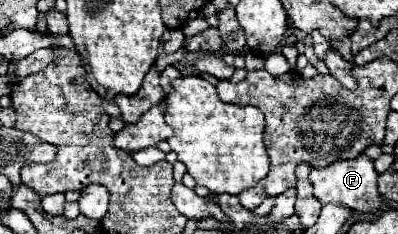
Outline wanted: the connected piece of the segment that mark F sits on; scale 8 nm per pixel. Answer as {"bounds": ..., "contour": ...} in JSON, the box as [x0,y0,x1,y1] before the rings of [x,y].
{"bounds":[310,154,380,212],"contour":[[[360,154],[352,160],[338,160],[324,168],[314,168],[310,172],[310,182],[314,186],[314,196],[322,204],[342,204],[352,208],[354,212],[374,212],[380,206],[380,192],[378,192],[378,172],[374,168],[372,158]]]}

